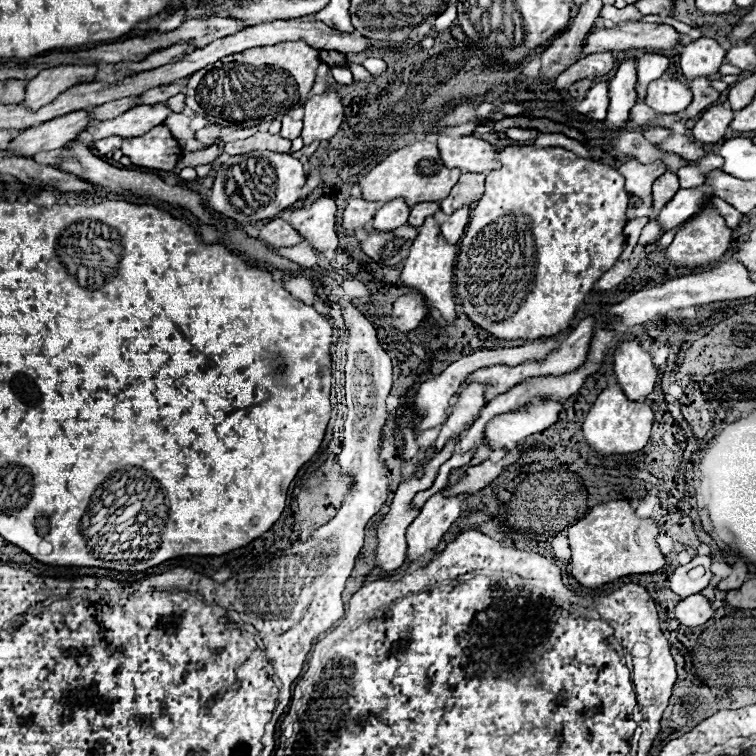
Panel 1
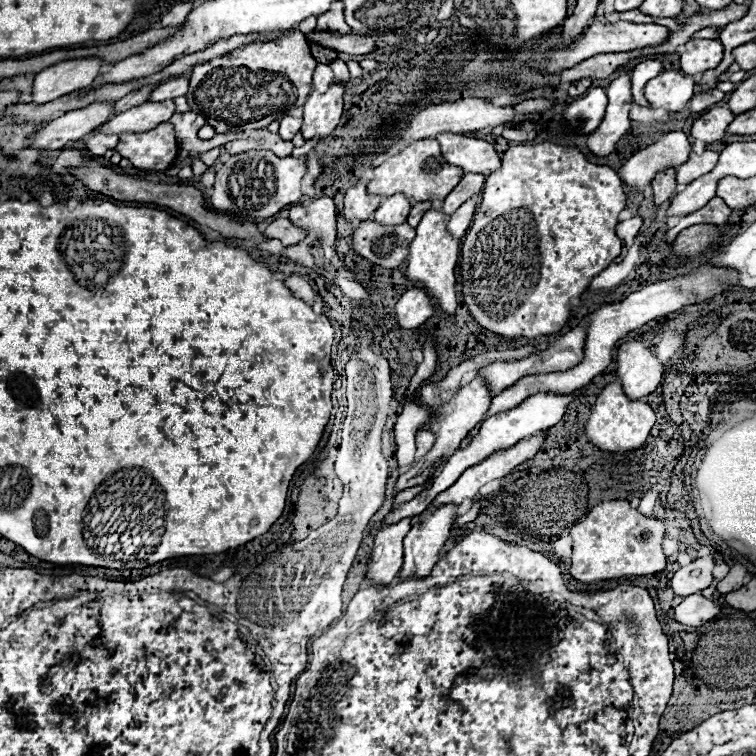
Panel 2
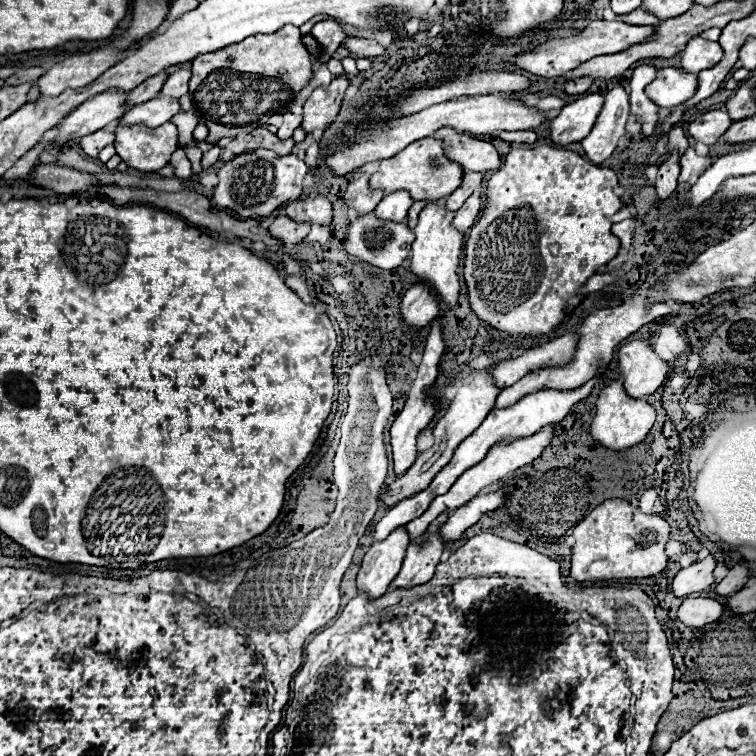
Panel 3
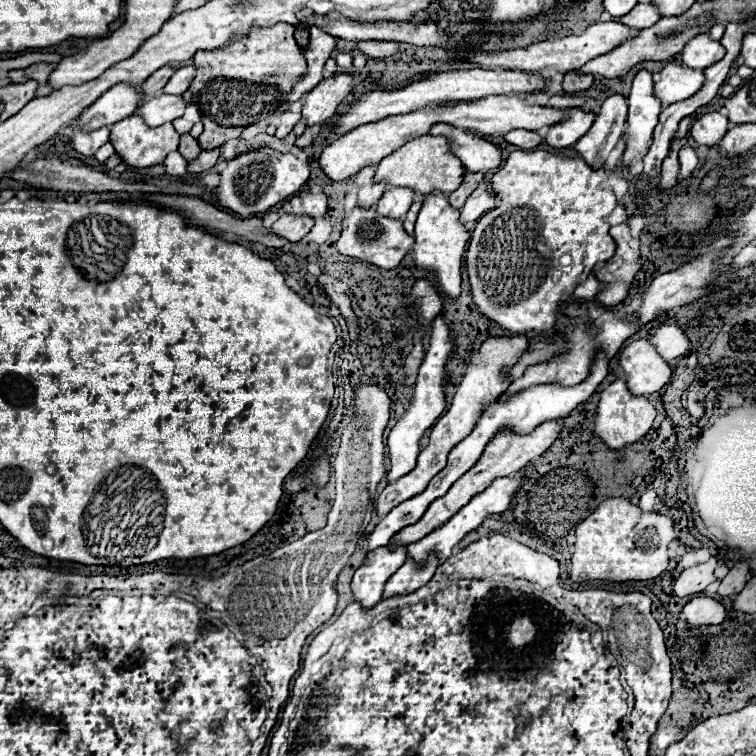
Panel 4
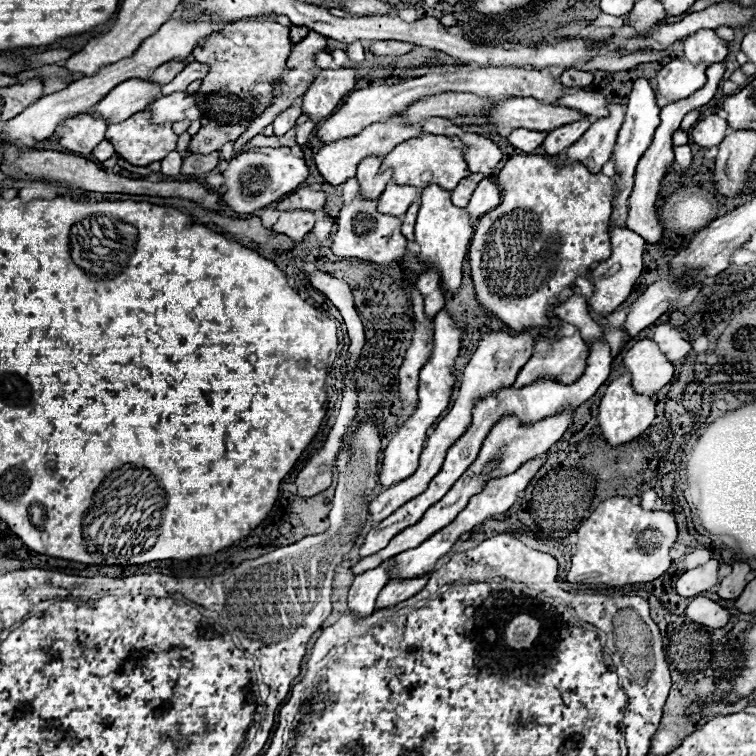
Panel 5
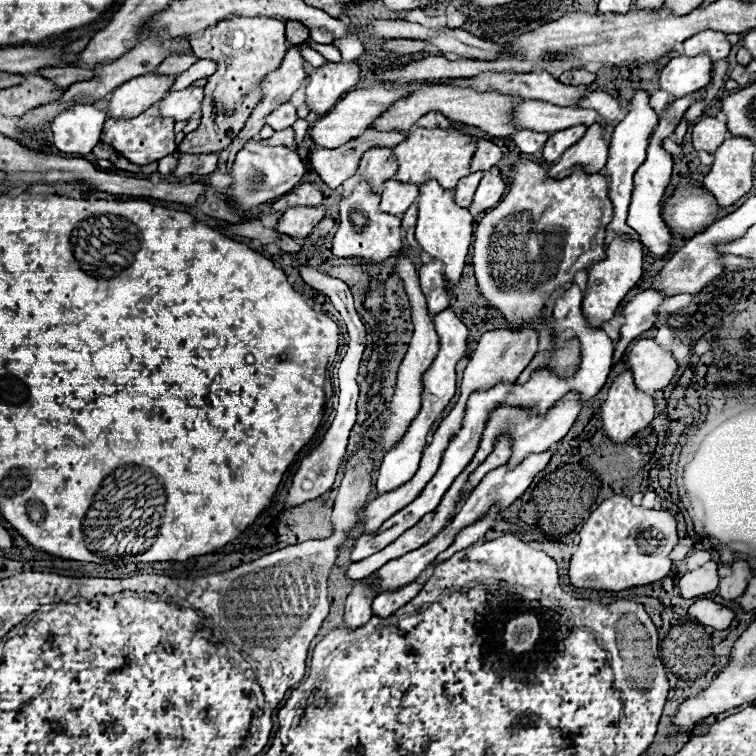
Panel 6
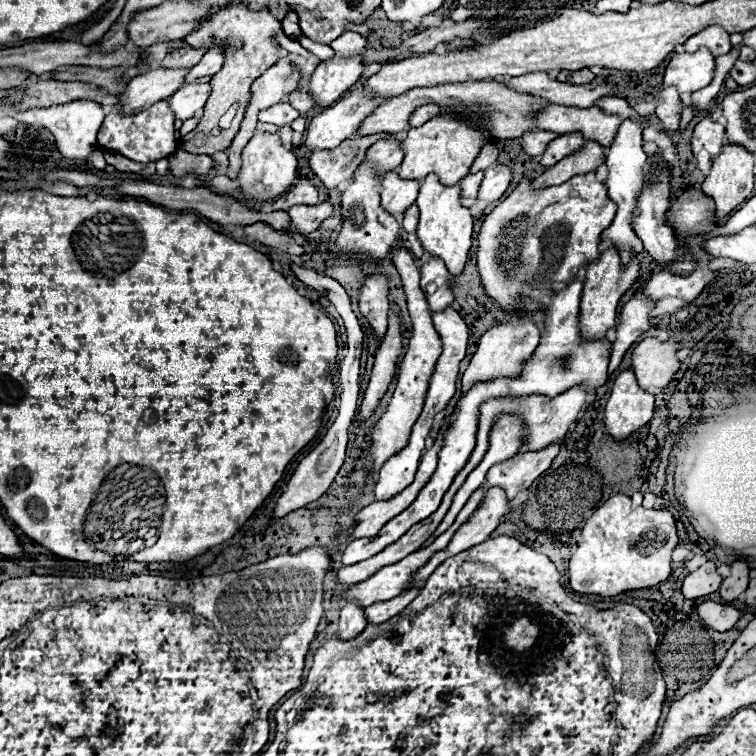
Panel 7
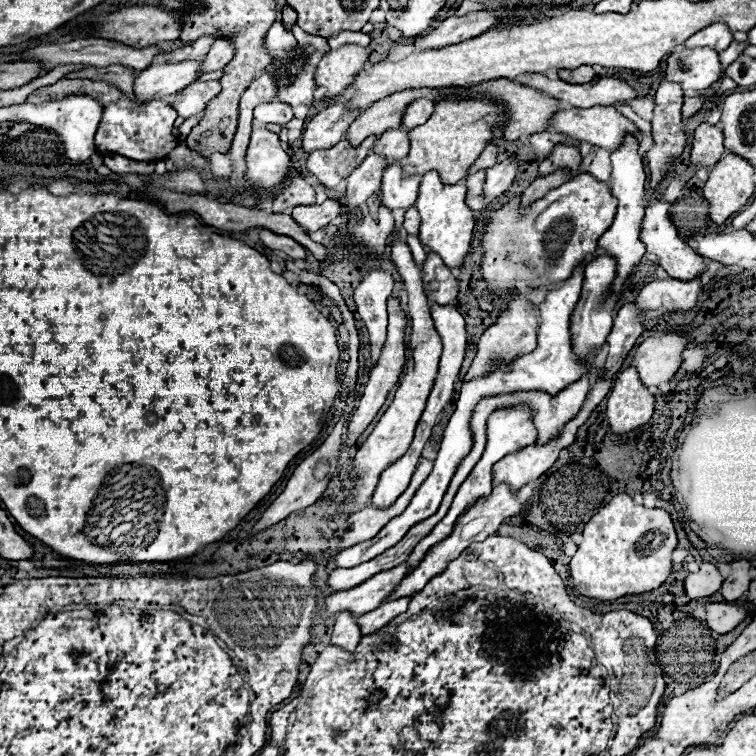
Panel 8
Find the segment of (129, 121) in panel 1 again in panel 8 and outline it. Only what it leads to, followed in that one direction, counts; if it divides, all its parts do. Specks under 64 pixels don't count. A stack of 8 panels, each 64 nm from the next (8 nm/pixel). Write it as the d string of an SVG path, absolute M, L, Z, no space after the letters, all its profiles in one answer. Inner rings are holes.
M208 80L208 82L194 82L190 86L186 86L180 94L176 94L174 100L174 110L188 118L188 116L196 116L200 112L206 110L208 102L220 92L220 82L216 80Z

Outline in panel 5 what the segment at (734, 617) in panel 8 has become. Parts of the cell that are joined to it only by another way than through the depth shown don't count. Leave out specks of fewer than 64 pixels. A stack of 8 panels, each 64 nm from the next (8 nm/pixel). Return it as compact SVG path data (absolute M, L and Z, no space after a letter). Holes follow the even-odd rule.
M696 596L684 614L692 622L708 626L708 628L724 628L730 620L730 612L726 608L722 608L720 604L716 604L710 598L704 598L704 596Z

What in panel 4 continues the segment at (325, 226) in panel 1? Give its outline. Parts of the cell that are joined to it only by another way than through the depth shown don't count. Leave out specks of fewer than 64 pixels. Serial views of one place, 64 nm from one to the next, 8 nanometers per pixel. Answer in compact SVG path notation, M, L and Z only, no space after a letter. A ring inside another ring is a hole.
M300 190L296 196L282 204L282 212L296 212L306 216L324 216L326 214L326 194L318 192L312 194L310 190Z

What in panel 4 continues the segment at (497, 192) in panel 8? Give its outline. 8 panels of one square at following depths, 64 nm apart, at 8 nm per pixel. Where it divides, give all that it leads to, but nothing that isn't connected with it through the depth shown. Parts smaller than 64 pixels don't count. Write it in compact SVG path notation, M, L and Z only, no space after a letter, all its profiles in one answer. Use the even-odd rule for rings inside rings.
M482 182L466 200L466 204L460 208L460 216L462 216L462 222L466 226L472 226L484 212L488 212L490 208L496 206L496 198L494 198L494 192L490 188L488 182Z

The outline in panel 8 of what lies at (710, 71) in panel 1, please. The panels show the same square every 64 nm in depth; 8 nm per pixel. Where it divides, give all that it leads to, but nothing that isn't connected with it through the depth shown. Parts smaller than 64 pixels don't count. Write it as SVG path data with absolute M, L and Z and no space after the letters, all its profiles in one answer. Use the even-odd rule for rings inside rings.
M714 22L702 30L698 30L696 34L692 34L684 46L686 48L700 48L700 46L710 46L716 48L718 52L728 48L728 44L732 42L732 32L728 30L728 26L724 22Z

